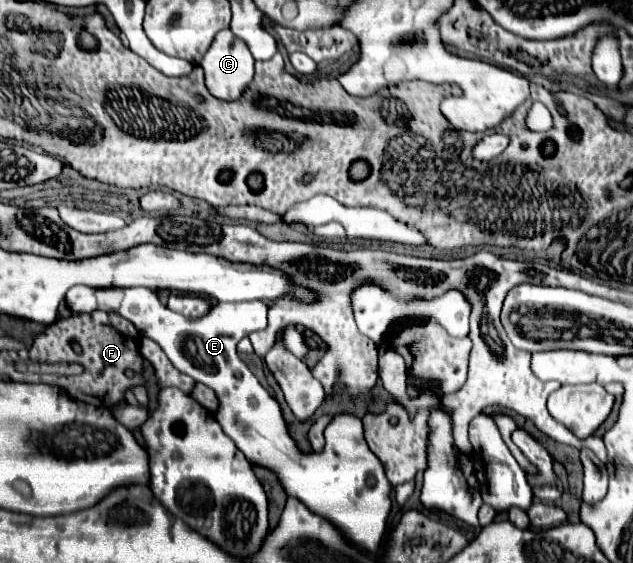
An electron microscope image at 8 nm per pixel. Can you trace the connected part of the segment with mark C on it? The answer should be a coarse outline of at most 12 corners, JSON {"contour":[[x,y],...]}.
{"contour":[[230,29],[200,65],[208,91],[238,99],[252,81],[254,57]]}

